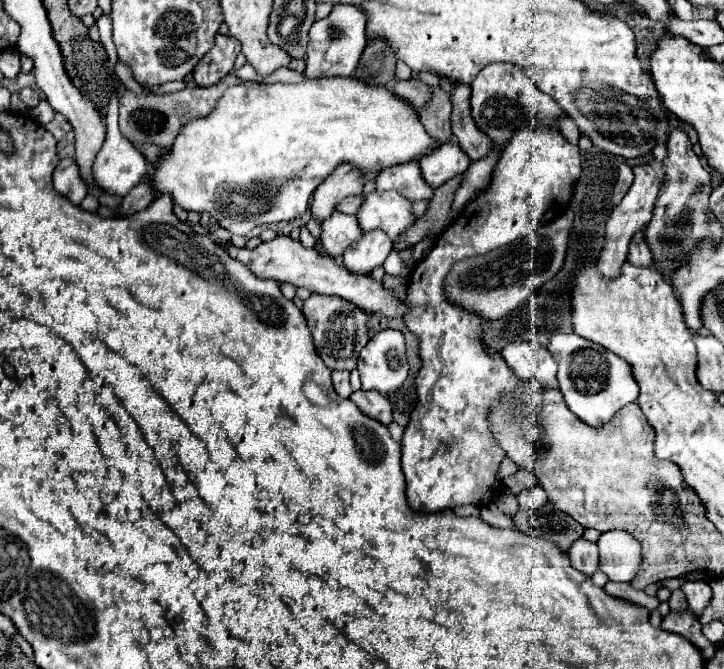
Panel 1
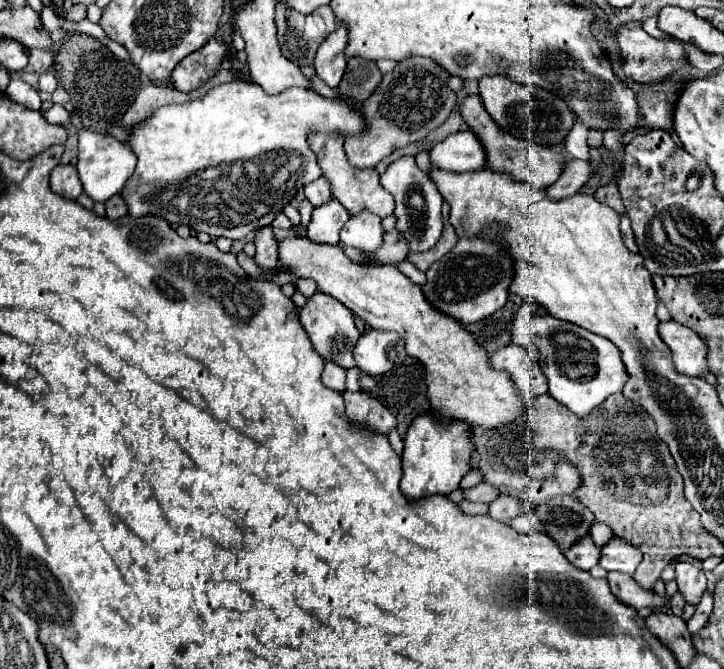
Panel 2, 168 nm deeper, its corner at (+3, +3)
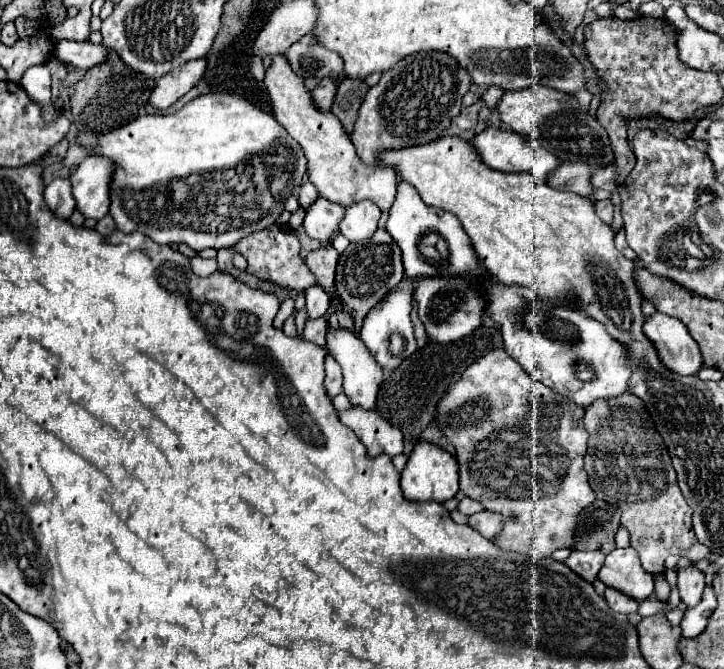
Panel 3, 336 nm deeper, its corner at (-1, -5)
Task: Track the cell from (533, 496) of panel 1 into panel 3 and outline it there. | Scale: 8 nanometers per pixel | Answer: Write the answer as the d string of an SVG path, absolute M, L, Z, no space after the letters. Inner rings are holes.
M482 511L482 513L470 515L468 523L470 523L472 529L476 529L478 533L482 533L486 539L492 539L494 535L498 535L498 531L502 527L502 517L498 513Z

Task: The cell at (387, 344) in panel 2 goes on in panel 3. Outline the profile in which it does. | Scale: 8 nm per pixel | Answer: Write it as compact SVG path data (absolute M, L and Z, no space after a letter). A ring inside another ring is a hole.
M402 279L392 293L380 301L378 305L374 305L374 309L364 317L364 325L360 331L360 339L364 341L364 345L368 347L368 351L374 355L374 359L380 363L382 369L396 369L406 357L410 357L416 351L416 339L414 339L414 323L410 319L412 313L412 293L414 293L414 285L408 279ZM392 335L400 335L402 337L402 349L400 351L392 351Z

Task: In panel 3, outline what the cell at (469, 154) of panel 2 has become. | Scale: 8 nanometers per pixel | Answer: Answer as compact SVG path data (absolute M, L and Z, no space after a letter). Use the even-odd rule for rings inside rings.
M484 129L474 137L474 147L482 161L496 171L530 171L532 159L542 159L542 171L552 173L554 165L558 165L558 155L542 149L534 141L526 141L526 137L504 131L504 129Z

